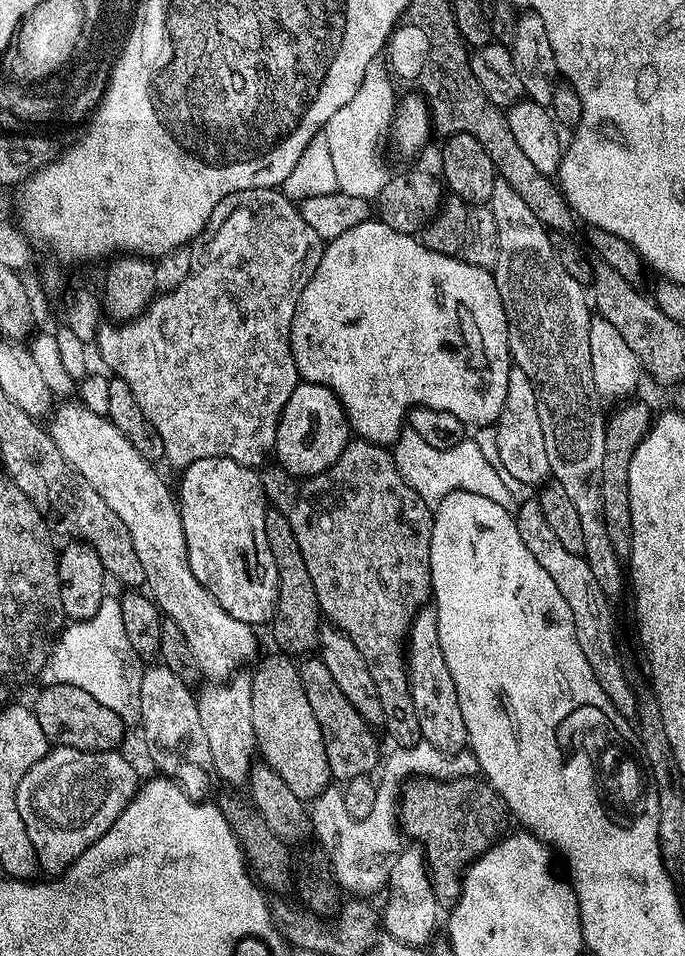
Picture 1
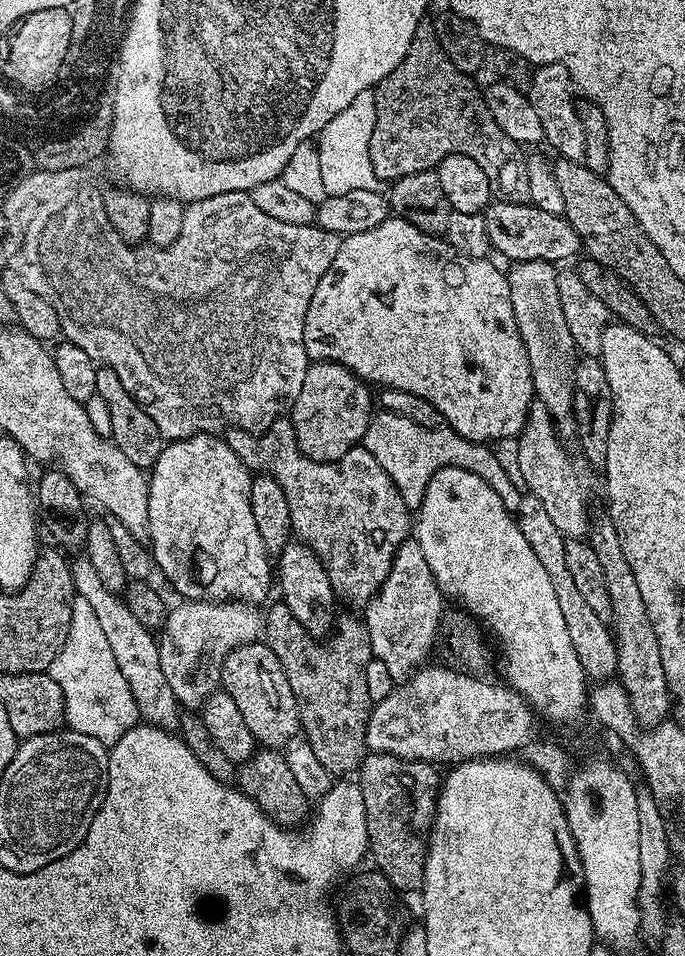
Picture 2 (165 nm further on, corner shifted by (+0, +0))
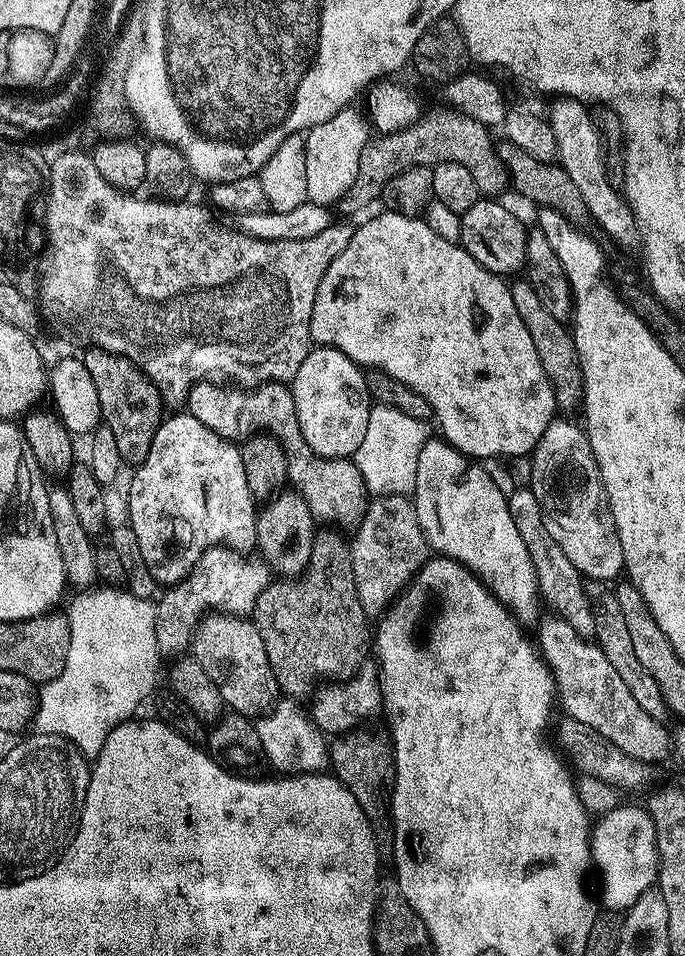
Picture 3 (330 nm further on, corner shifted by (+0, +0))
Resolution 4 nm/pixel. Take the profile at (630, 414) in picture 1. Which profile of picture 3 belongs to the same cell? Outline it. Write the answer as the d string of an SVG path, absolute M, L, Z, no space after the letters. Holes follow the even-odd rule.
M516 278L520 280L511 281L510 298L514 298L514 307L518 309L518 318L526 326L530 333L534 347L538 350L538 358L542 361L542 370L546 370L546 378L550 378L550 386L554 390L554 398L561 409L572 408L581 403L584 398L584 383L580 363L576 358L576 351L572 345L572 338L565 321L554 318L542 301L538 299L538 293L534 286L530 286L527 278ZM565 327L565 328L564 328Z

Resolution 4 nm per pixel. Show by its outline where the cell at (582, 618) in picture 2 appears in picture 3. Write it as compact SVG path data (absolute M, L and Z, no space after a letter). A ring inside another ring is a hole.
M518 486L507 493L510 518L514 518L514 526L518 526L518 534L522 534L522 542L526 542L526 550L530 550L530 562L534 562L534 574L538 596L552 607L551 611L566 621L580 636L595 637L594 614L592 613L592 597L588 595L585 577L562 554L562 546L554 542L550 530L546 530L546 522L542 522L542 510L538 506L538 498L534 498L531 487Z

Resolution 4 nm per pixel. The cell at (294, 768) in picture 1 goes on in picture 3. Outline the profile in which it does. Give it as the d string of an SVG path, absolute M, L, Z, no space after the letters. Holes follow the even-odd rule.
M209 611L200 617L192 633L191 655L210 674L210 682L218 686L225 705L233 712L241 712L249 718L259 718L271 709L278 699L274 670L270 670L270 658L266 658L266 646L262 646L262 634L258 634L251 619L233 616L230 612Z

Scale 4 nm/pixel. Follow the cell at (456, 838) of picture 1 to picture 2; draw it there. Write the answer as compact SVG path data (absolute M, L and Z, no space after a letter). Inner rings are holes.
M369 752L358 769L362 802L366 806L366 826L371 859L376 859L375 867L384 873L384 877L392 883L392 887L401 894L412 892L415 888L417 891L424 882L424 853L426 851L424 835L429 831L438 795L436 771L438 771L437 765L427 760L403 760L385 752Z

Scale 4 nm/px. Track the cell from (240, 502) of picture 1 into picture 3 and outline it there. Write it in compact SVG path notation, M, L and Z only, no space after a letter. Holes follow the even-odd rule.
M187 414L170 416L161 419L154 442L150 442L150 454L146 454L143 464L135 469L129 496L128 524L134 530L134 538L138 538L138 550L142 550L146 570L154 574L160 586L174 585L188 575L208 548L251 549L256 542L258 511L257 501L250 494L250 486L246 482L246 470L242 470L239 447L202 426L198 418Z

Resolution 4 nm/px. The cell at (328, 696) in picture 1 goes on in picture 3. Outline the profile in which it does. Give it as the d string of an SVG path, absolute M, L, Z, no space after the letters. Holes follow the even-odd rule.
M317 531L315 538L312 539L310 562L306 565L303 572L301 572L299 576L291 578L273 579L272 583L266 586L266 590L262 590L262 594L258 594L258 602L254 605L250 613L250 619L252 623L255 624L258 634L262 634L262 646L266 646L266 658L270 658L270 670L274 670L277 689L288 698L295 697L297 695L295 692L306 691L305 693L307 693L309 689L313 687L312 679L314 679L315 676L324 676L320 678L347 678L353 676L353 674L360 671L362 665L370 656L370 624L368 628L370 617L367 612L362 610L362 602L358 602L358 590L354 586L352 550L346 536L340 533L343 531L332 531L336 532Z

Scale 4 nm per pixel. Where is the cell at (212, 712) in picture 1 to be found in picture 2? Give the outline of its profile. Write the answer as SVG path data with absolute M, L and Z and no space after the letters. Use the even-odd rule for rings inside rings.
M188 600L180 602L176 609L169 611L164 617L164 626L159 629L158 658L162 662L162 674L166 674L166 682L170 682L170 690L174 690L176 703L184 710L203 709L206 698L221 687L220 671L224 658L229 656L238 646L254 644L262 636L262 616L251 604L243 602L217 602L214 600Z

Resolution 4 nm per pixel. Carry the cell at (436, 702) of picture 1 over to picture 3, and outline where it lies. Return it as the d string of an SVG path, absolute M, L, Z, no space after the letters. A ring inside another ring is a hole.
M408 496L375 497L354 531L356 533L350 536L350 547L358 602L362 602L362 610L369 617L376 618L407 587L417 570L429 559L428 540L418 522L415 503Z

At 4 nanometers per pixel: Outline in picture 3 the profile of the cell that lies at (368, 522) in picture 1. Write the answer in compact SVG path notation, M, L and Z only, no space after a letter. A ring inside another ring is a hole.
M199 380L188 391L186 412L187 415L198 418L202 426L214 430L214 434L224 440L236 442L257 432L267 432L278 438L278 442L282 442L282 450L286 450L288 455L287 483L299 492L317 521L333 520L336 523L333 525L336 526L352 526L364 516L370 503L370 493L362 482L355 463L348 458L322 458L314 454L310 446L306 446L306 438L302 438L298 426L292 390L287 383L265 382L255 386L233 386L228 382Z

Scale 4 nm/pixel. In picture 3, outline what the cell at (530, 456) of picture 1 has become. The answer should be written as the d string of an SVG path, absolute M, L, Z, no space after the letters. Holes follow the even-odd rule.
M557 418L552 421L546 434L536 443L536 449L530 454L532 460L532 481L530 487L534 498L538 498L538 506L542 510L542 522L546 522L546 530L554 537L554 542L562 546L562 554L574 562L581 576L592 582L615 581L616 575L624 572L624 555L622 542L618 538L618 530L614 526L612 511L606 498L606 490L602 486L600 471L596 465L594 454L590 450L588 434L579 423L571 424L568 420Z

